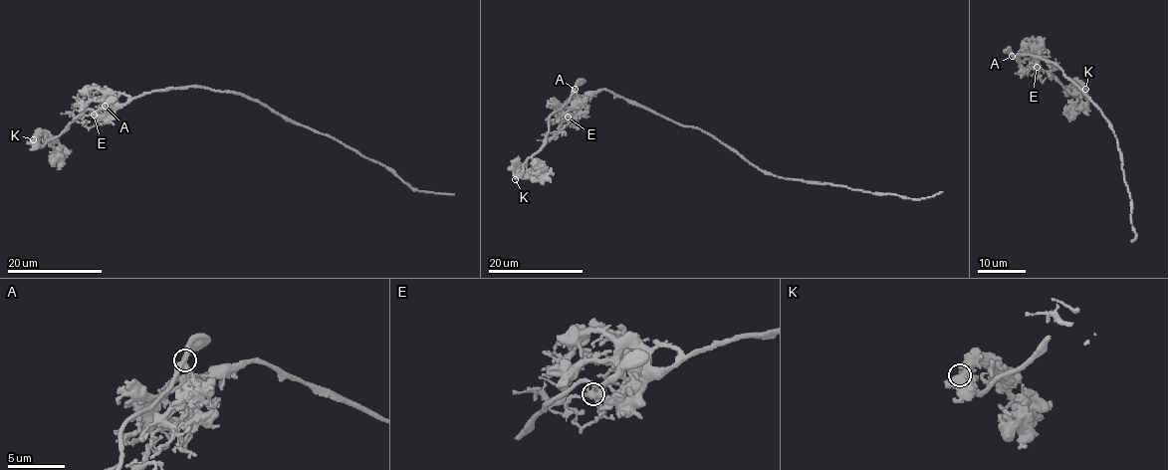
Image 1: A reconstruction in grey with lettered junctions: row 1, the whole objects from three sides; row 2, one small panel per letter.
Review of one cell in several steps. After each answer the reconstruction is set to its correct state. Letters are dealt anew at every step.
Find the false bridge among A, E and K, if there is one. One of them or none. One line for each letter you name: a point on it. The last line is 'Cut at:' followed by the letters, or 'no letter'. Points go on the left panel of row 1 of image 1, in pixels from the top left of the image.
Cut at: no letter

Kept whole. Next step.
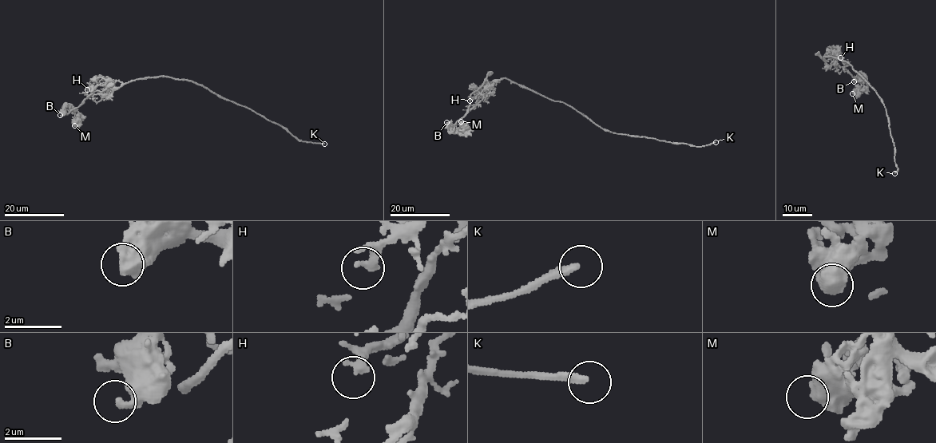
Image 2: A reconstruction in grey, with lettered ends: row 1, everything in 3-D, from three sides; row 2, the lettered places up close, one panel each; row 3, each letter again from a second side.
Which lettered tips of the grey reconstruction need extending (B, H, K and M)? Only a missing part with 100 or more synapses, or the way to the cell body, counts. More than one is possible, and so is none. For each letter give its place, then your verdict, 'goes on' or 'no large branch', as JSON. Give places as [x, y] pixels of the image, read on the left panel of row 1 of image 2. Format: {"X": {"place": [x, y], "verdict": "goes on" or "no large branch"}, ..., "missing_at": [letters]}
{"B": {"place": [60, 115], "verdict": "no large branch"}, "H": {"place": [87, 89], "verdict": "no large branch"}, "K": {"place": [324, 144], "verdict": "goes on"}, "M": {"place": [74, 125], "verdict": "no large branch"}, "missing_at": ["K"]}

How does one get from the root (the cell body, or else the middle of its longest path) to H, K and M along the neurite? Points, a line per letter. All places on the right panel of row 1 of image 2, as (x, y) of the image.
H: (854, 70), (848, 62), (823, 56), (828, 47), (832, 46), (840, 57)
K: (854, 70), (878, 95), (884, 104), (894, 145), (898, 169), (894, 173)
M: (854, 70), (848, 62), (823, 56), (826, 51), (836, 55), (846, 71), (863, 81), (863, 86), (852, 93)

